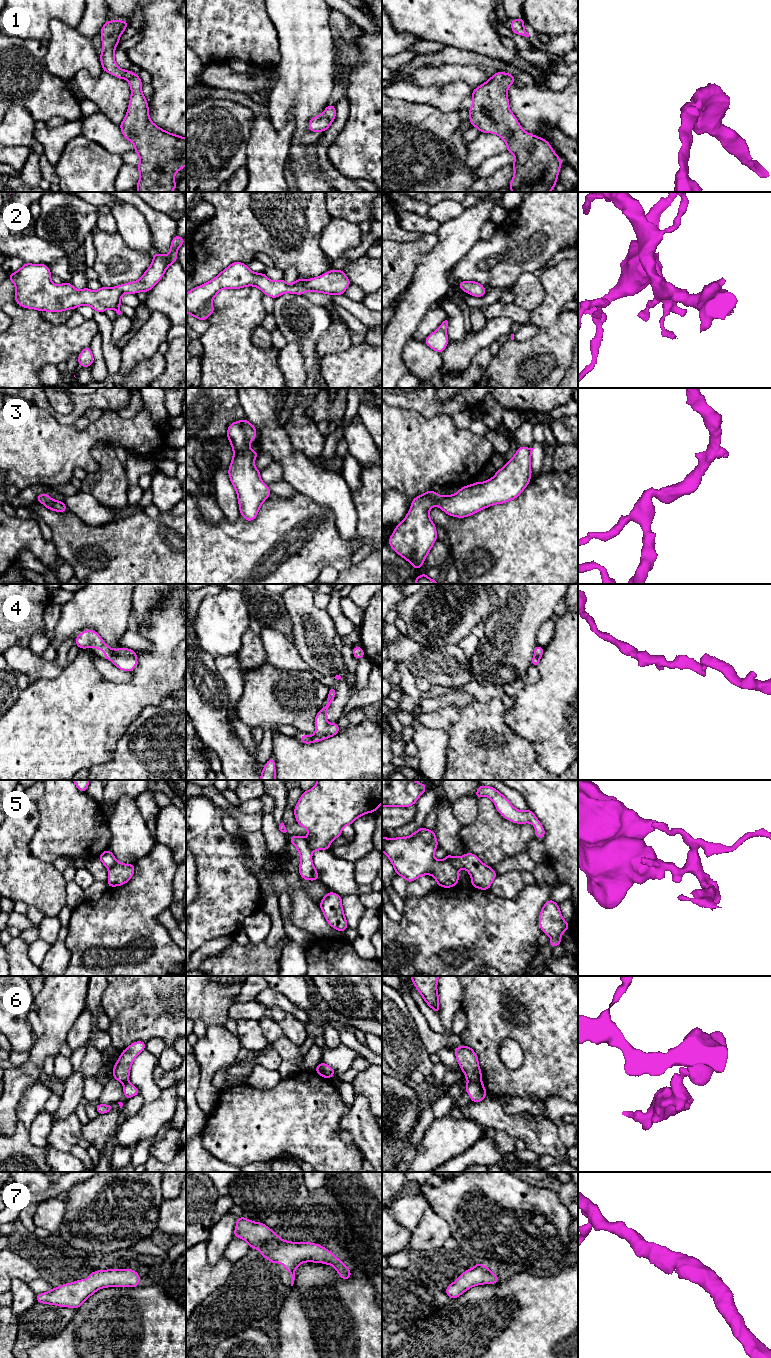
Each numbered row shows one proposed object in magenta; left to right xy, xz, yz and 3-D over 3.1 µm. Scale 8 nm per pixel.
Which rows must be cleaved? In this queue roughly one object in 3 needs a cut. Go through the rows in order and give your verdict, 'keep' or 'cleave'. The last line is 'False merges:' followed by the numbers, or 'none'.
1: keep
2: keep
3: keep
4: keep
5: cleave
6: cleave
7: keep
False merges: 5, 6

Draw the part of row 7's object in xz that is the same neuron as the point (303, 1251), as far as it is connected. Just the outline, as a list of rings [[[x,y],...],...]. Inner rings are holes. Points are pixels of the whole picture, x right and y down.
[[[240,1216],[233,1237],[245,1240],[249,1248],[260,1251],[262,1257],[271,1261],[273,1265],[282,1263],[291,1274],[291,1286],[294,1284],[296,1268],[308,1261],[332,1265],[343,1280],[349,1280],[351,1277],[350,1269],[328,1249],[310,1242],[284,1241],[261,1222],[253,1222]]]

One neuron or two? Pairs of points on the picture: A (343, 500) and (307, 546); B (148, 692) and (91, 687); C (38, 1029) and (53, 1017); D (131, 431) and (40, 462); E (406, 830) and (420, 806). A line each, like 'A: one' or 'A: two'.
A: two
B: one
C: two
D: one
E: one

